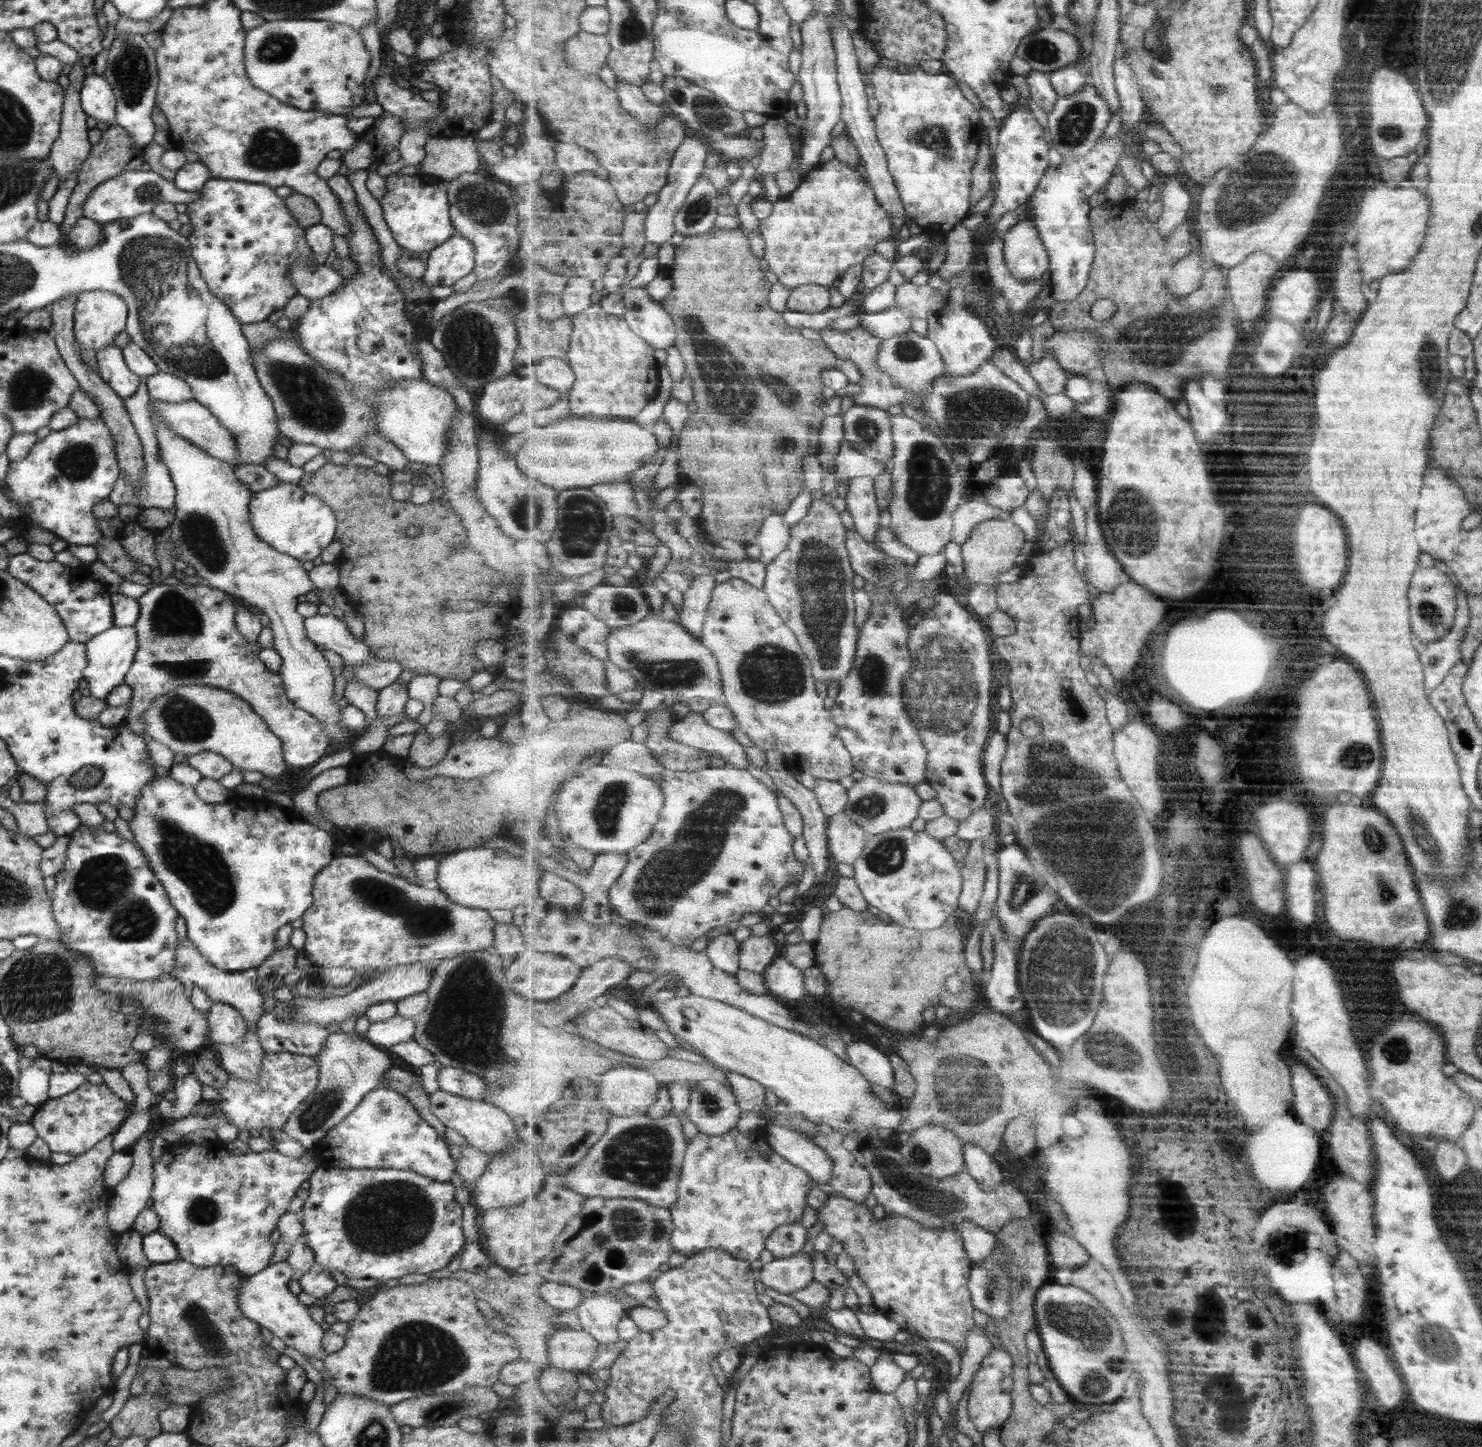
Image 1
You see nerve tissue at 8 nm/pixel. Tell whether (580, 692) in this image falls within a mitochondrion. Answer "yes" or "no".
no

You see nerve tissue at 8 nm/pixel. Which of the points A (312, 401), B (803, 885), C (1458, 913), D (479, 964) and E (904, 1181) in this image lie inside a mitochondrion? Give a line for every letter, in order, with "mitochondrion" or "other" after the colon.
A: mitochondrion
B: other
C: mitochondrion
D: mitochondrion
E: mitochondrion

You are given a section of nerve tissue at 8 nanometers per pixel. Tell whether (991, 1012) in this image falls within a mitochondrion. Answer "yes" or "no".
no

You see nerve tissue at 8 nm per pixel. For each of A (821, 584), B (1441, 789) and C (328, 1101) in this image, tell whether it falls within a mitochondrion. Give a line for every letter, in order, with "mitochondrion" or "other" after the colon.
A: mitochondrion
B: other
C: mitochondrion

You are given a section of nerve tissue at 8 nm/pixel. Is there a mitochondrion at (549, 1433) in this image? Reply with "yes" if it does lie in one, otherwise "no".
no

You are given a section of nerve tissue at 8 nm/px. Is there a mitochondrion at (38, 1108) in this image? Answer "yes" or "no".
no

